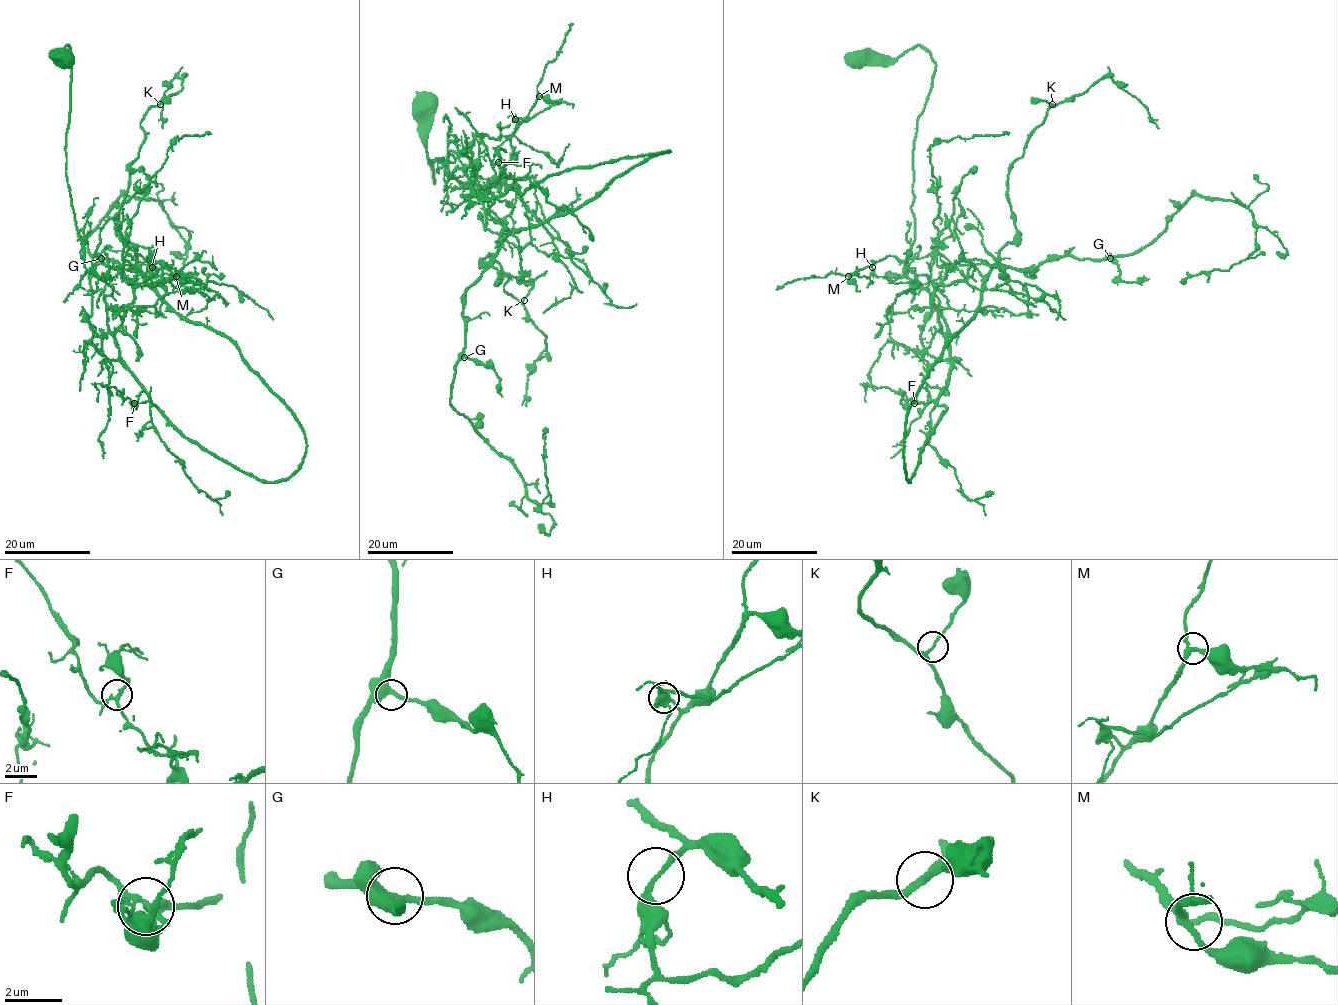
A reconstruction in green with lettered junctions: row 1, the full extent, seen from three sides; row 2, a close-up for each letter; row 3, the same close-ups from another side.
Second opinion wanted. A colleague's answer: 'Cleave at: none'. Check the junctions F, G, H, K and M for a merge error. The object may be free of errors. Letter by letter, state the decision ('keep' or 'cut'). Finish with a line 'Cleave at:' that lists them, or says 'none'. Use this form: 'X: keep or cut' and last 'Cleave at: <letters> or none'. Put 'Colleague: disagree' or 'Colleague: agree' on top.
Colleague: agree
F: keep
G: keep
H: keep
K: keep
M: keep
Cleave at: none

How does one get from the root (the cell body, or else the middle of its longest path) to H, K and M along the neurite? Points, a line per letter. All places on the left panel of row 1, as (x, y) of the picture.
H: (62, 57), (67, 45), (65, 176), (84, 264), (112, 287), (112, 332), (133, 299), (128, 283), (152, 267)
K: (62, 57), (65, 176), (106, 296), (130, 220), (143, 276), (118, 212), (160, 104)
M: (62, 57), (67, 45), (65, 176), (84, 264), (112, 287), (109, 329), (122, 323), (147, 256), (176, 276)

